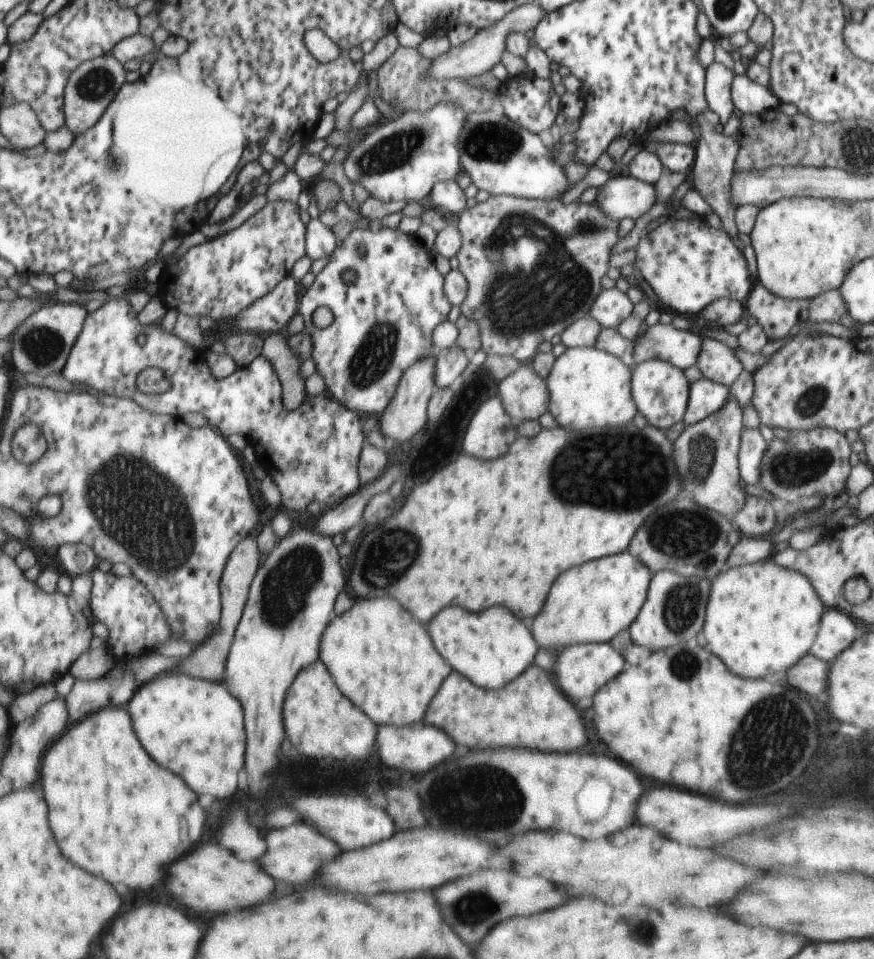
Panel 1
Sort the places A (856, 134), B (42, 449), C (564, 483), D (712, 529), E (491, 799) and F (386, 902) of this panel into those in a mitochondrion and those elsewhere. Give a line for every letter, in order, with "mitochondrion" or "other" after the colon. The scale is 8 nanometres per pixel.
A: mitochondrion
B: other
C: mitochondrion
D: mitochondrion
E: mitochondrion
F: other

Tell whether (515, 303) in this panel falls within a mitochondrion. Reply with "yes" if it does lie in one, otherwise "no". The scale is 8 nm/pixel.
yes

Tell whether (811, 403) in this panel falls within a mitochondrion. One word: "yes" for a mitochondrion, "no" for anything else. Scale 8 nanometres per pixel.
yes

